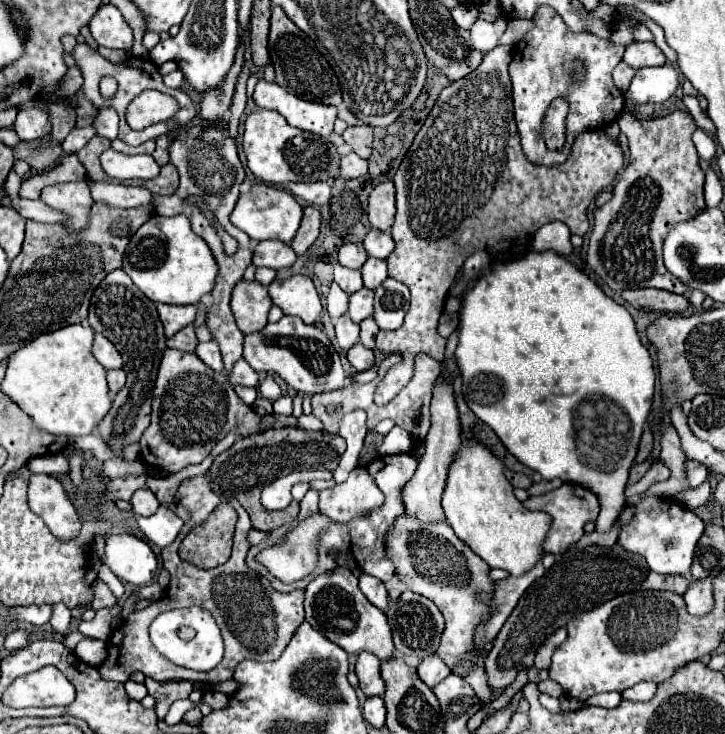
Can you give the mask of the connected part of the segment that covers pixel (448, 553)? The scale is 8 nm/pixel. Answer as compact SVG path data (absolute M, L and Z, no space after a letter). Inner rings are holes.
M400 516L388 532L388 538L394 542L386 544L386 552L396 566L398 578L416 594L430 598L446 618L446 628L436 654L448 666L460 662L470 652L474 628L486 614L486 606L480 604L474 594L476 590L490 592L494 588L494 582L488 578L488 566L456 538L446 522L420 524L418 520Z

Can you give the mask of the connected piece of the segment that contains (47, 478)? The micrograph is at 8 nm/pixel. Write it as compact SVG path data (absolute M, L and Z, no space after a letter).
M32 474L28 484L30 484L28 486L28 506L30 506L30 510L34 514L38 514L46 522L50 532L58 540L72 540L74 536L78 536L78 532L80 532L80 518L76 514L76 508L68 500L62 484L54 476L50 476L50 474Z

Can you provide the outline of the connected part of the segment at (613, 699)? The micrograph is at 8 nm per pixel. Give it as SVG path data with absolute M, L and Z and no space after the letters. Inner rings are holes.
M610 692L610 694L598 694L598 696L592 696L588 698L582 706L602 706L602 708L616 708L618 704L622 702L622 696L616 694L616 692Z

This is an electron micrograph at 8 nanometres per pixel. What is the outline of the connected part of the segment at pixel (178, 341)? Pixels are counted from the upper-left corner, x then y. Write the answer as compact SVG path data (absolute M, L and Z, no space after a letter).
M186 326L174 338L170 338L166 346L174 348L174 350L180 350L180 352L194 352L196 344L198 344L198 340L194 336L194 326Z

